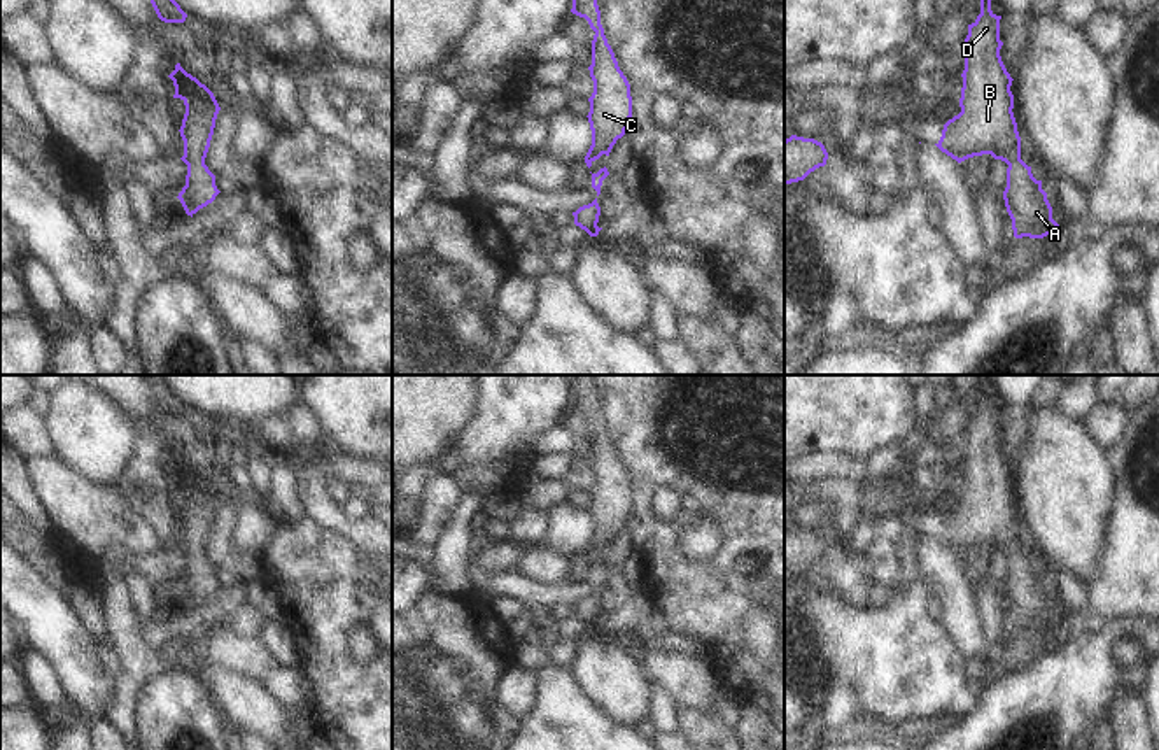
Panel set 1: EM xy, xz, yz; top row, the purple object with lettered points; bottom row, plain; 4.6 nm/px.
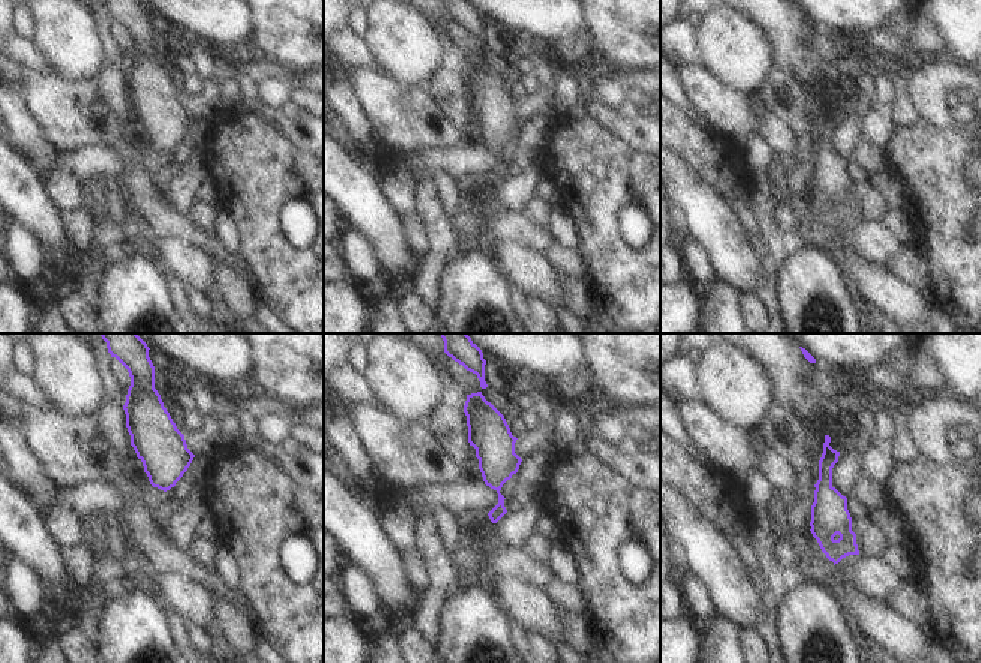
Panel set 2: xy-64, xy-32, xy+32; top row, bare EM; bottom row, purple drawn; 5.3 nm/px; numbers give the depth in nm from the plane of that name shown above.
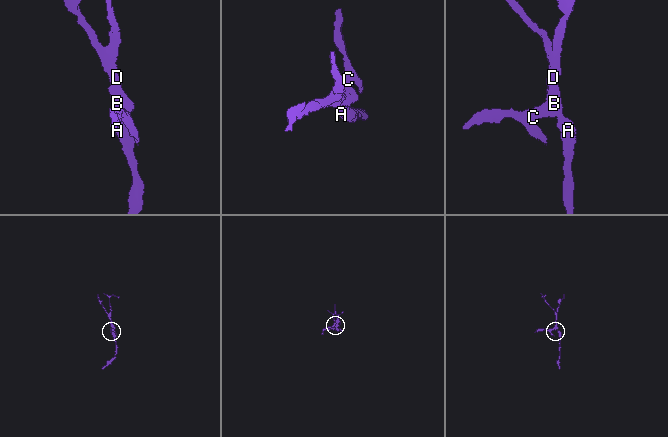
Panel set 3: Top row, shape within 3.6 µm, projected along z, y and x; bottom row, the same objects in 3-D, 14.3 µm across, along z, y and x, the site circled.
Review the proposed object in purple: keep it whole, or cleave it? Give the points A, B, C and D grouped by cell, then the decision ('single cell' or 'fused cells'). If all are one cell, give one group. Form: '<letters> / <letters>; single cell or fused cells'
A B C D; single cell

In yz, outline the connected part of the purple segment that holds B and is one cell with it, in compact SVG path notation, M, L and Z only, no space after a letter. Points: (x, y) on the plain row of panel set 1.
M989 386L980 391L980 407L968 417L963 436L961 505L944 517L935 538L958 555L982 547L1005 554L1008 561L1003 592L1014 629L1043 631L1059 617L1052 612L1042 573L1036 573L1031 559L1021 552L1021 529L1012 505L1014 471L1000 449L1001 408L991 403L991 393Z

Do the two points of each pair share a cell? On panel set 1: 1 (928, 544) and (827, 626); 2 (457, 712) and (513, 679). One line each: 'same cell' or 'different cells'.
1: different cells
2: different cells

